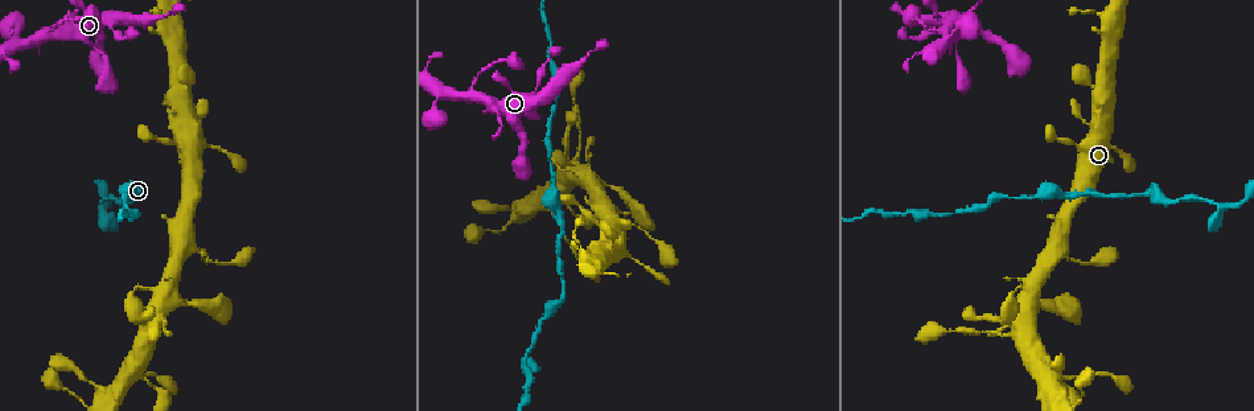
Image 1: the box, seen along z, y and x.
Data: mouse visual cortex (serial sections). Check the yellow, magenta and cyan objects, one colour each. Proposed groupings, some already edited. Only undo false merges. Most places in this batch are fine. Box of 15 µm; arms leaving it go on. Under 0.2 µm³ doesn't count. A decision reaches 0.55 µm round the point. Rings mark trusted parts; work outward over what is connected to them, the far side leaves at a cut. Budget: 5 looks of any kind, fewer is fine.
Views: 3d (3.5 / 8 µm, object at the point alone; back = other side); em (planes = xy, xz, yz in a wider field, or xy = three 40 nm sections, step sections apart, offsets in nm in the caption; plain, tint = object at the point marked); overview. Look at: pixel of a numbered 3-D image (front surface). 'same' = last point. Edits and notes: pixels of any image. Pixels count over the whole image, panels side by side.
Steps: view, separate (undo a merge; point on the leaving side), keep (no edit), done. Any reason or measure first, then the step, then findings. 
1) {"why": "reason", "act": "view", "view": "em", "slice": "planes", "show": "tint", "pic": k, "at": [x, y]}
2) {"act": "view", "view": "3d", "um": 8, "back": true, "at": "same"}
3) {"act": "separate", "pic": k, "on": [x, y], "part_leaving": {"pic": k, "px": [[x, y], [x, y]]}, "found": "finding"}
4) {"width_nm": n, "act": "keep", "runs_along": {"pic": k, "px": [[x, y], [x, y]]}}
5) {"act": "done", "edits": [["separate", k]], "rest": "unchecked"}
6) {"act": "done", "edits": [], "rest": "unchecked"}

{"why": "branch point", "act": "view", "view": "3d", "um": 3.5, "pic": 1, "at": [138, 374]}

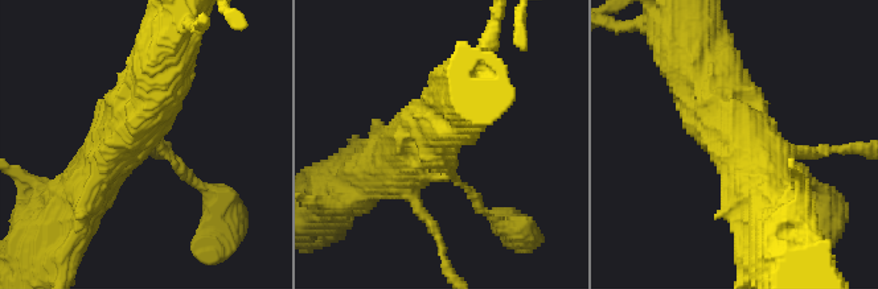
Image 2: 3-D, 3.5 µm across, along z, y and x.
{"act": "view", "view": "em", "slice": "xy", "step": 1, "show": "tint", "pic": 2, "at": [144, 143]}

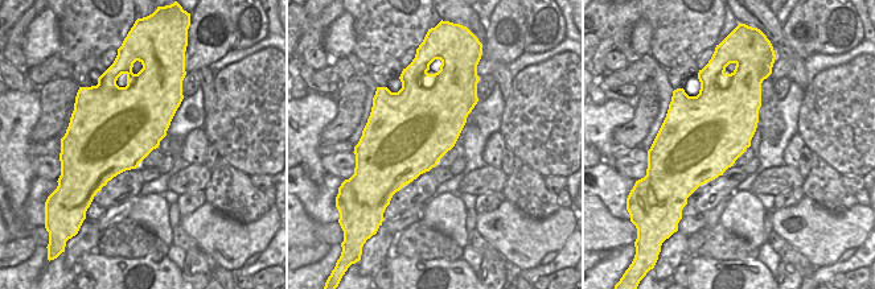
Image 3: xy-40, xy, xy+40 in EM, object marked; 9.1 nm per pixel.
{"act": "keep", "runs_along": {"pic": 2, "px": [[159, 77], [70, 210]]}, "found": "one cell here"}

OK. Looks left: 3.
{"act": "view", "view": "3d", "um": 8, "pic": 1, "at": [101, 203]}

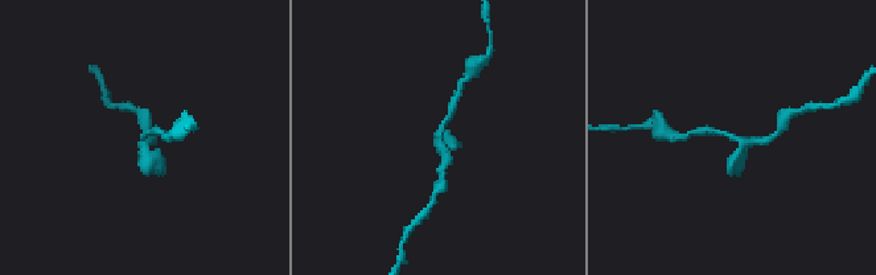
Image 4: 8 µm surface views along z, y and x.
{"act": "view", "view": "em", "slice": "xy", "step": 3, "show": "tint", "pic": 4, "at": [439, 143]}

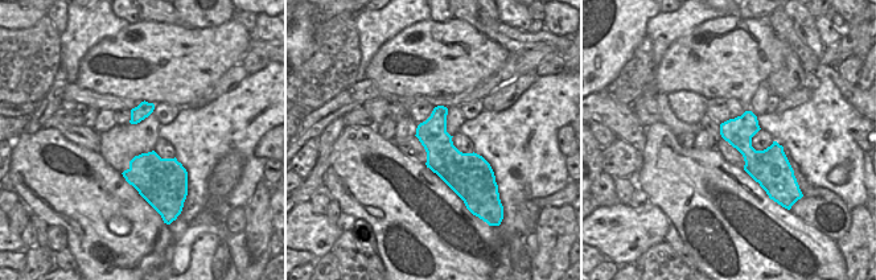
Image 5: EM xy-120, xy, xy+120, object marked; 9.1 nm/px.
{"width_nm": 300, "act": "keep", "runs_along": {"pic": 4, "px": [[708, 131], [743, 142], [741, 171]]}, "found": "continuous, no second cell"}

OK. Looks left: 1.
{"act": "done", "edits": [], "rest": "unchecked"}

